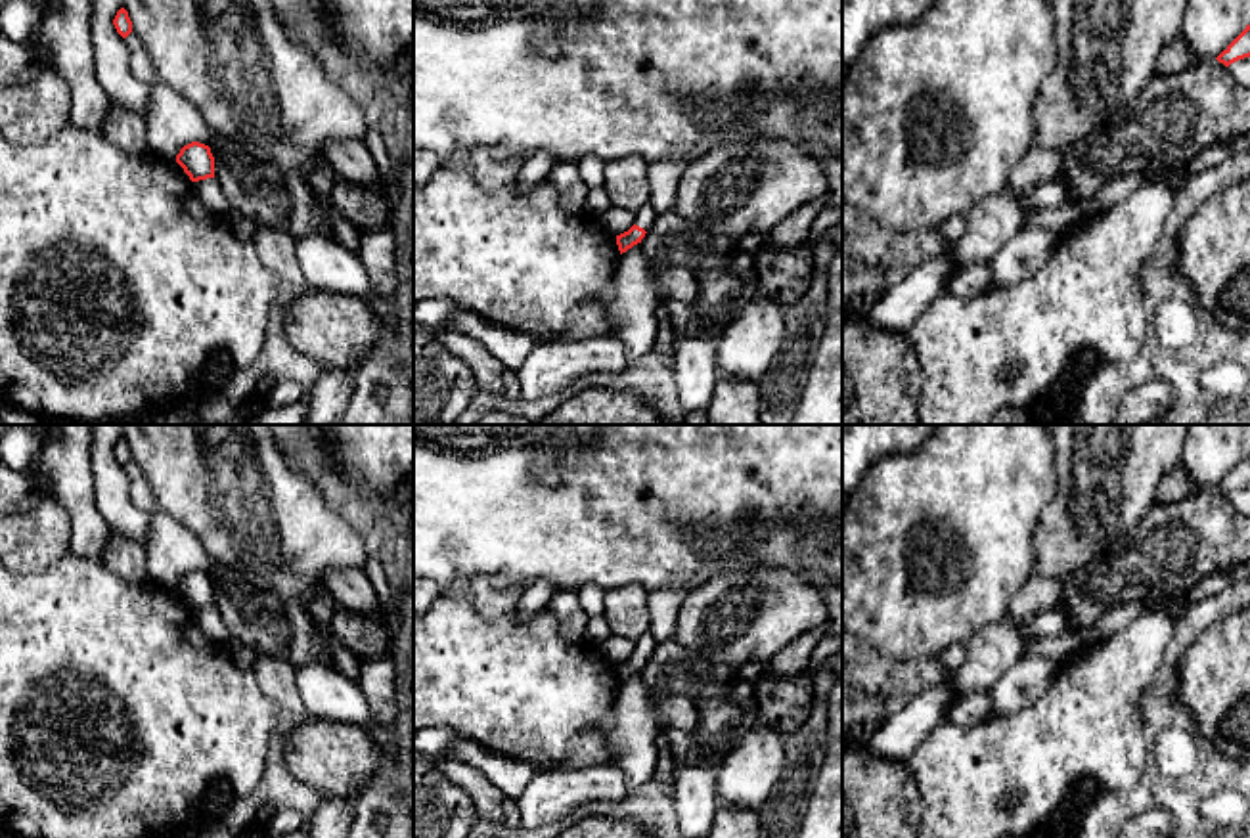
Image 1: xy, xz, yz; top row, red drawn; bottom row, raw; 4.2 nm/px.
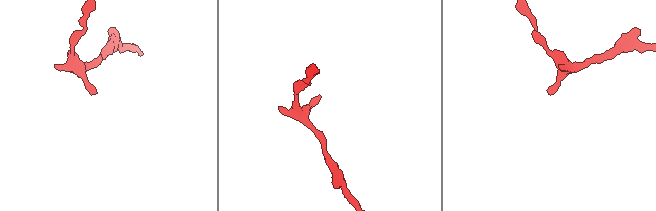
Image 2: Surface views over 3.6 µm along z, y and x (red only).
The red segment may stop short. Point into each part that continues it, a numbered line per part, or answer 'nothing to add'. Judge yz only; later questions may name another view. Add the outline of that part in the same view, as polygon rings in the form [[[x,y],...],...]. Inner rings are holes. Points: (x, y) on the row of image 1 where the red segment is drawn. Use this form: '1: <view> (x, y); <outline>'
nothing to add

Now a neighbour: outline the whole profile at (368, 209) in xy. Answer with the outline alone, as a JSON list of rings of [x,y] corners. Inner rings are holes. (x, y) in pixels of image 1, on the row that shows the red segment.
[[[337,176],[329,205],[360,232],[383,230],[391,224],[392,199],[381,187],[364,187]]]

